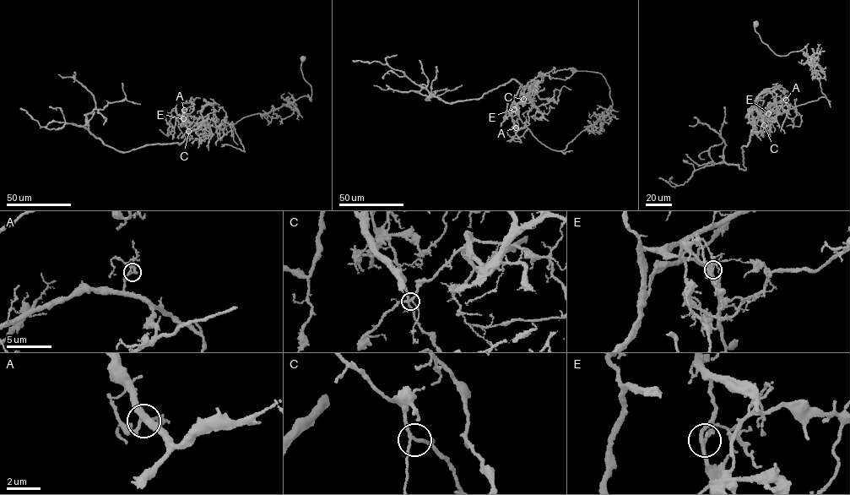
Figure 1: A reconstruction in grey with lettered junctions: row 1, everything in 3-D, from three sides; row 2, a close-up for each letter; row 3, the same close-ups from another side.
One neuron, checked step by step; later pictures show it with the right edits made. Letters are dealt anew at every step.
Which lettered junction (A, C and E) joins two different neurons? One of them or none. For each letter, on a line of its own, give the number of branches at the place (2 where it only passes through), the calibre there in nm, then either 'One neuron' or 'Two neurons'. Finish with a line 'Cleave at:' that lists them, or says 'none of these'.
A: Branches: 3. Thickness 160 nm. One neuron
C: Branches: 3. Thickness 170 nm. One neuron
E: Branches: 3. Thickness 170 nm. Two neurons
Cleave at: E

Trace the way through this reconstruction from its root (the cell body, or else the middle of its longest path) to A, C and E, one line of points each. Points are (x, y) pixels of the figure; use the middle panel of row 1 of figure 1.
A: (573, 69), (600, 73), (609, 87), (612, 104), (597, 122), (560, 151), (538, 141), (526, 127), (516, 127)
C: (573, 69), (601, 74), (612, 104), (564, 150), (545, 146), (522, 122), (510, 100), (526, 86), (523, 99)
E: (573, 69), (601, 74), (609, 87), (612, 104), (564, 150), (551, 149), (538, 141), (514, 108)

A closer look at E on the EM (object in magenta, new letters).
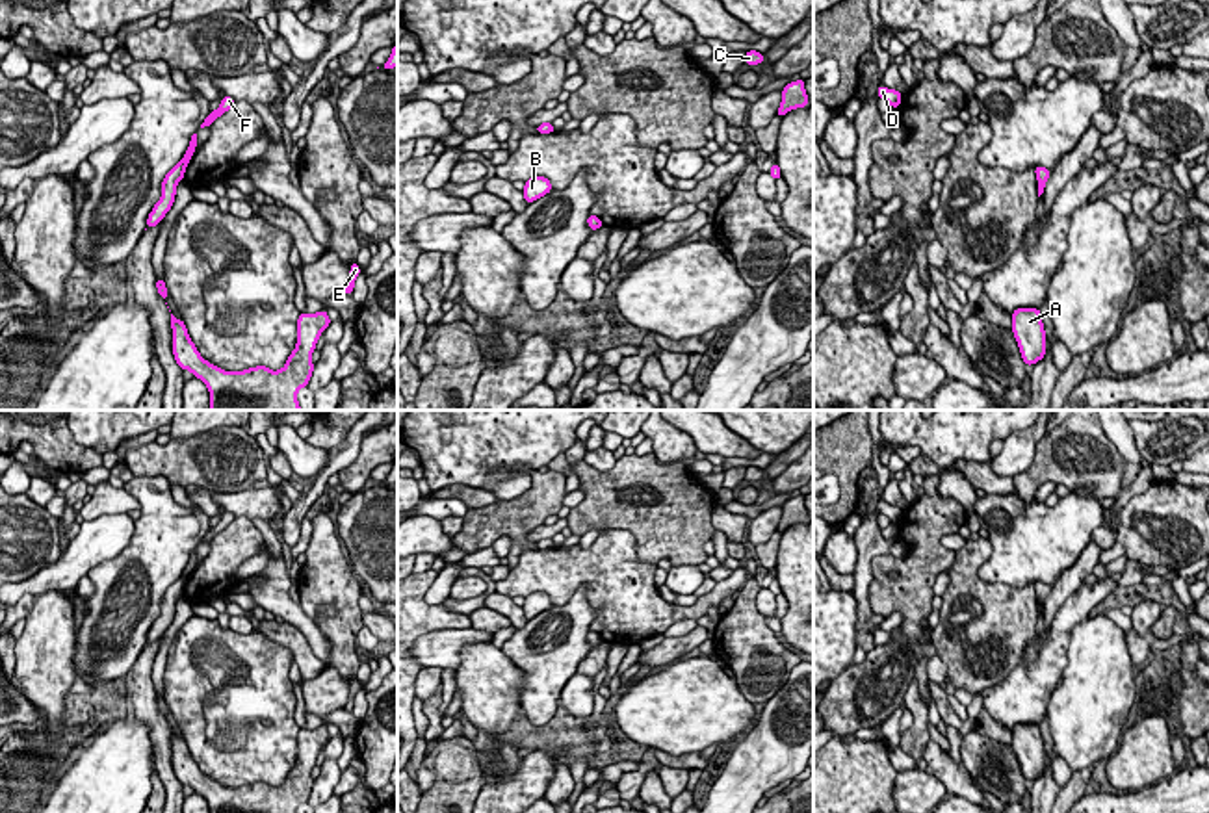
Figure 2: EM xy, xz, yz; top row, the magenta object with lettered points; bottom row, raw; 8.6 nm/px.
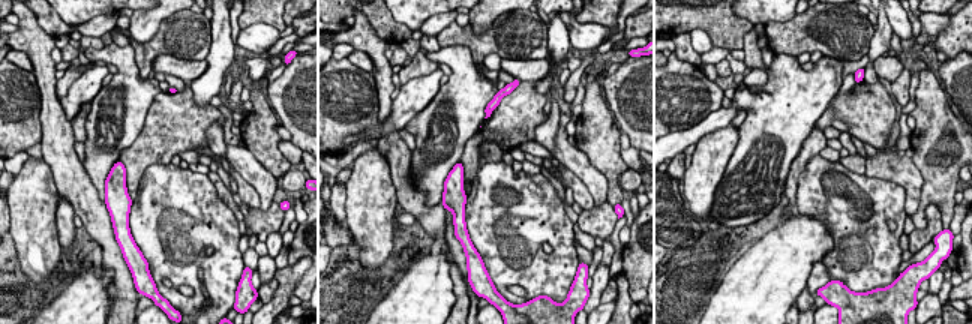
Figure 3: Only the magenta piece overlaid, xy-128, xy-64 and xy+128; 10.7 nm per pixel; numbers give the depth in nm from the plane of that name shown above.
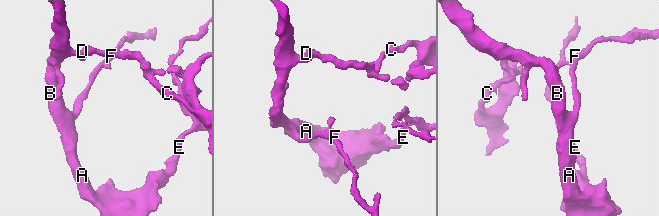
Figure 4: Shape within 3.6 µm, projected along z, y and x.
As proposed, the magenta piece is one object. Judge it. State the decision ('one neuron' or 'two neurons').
two neurons

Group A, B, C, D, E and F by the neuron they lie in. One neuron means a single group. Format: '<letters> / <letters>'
A B C D E / F

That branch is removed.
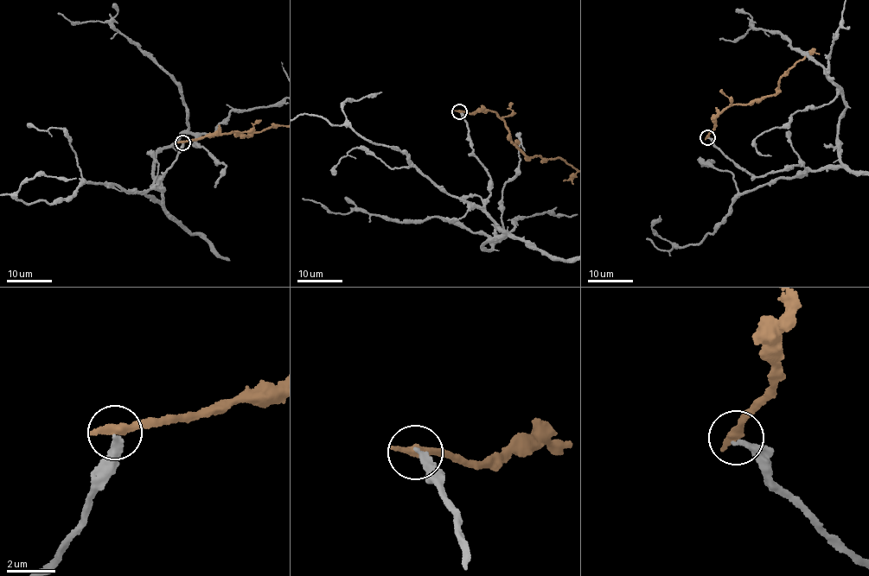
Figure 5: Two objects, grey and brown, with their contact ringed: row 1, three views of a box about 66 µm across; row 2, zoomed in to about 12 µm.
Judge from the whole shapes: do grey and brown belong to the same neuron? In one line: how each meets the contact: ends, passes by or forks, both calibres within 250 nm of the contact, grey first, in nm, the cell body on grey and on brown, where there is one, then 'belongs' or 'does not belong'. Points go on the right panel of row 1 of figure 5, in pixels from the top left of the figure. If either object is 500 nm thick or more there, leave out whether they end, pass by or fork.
grey ends; brown ends; calibres 300 and 440 nm; soma grey none; soma brown none; does not belong

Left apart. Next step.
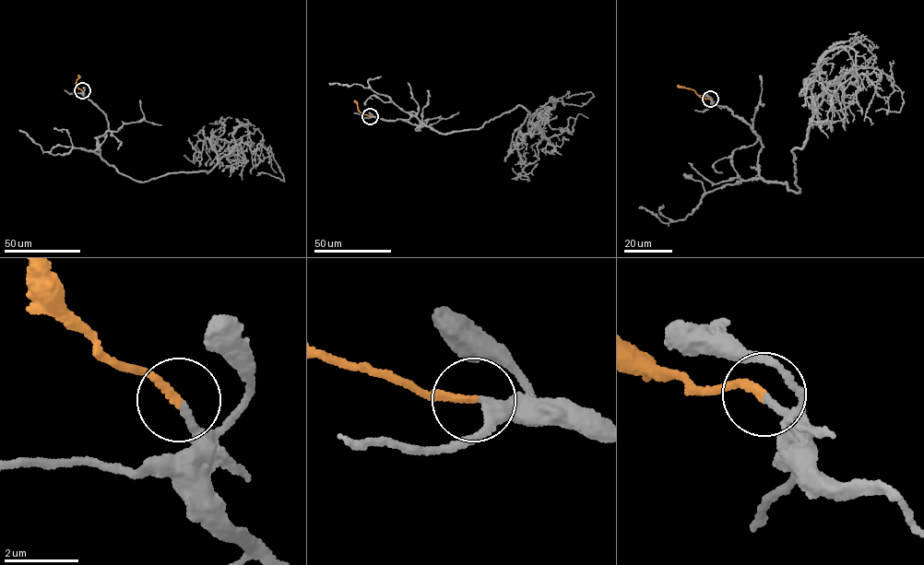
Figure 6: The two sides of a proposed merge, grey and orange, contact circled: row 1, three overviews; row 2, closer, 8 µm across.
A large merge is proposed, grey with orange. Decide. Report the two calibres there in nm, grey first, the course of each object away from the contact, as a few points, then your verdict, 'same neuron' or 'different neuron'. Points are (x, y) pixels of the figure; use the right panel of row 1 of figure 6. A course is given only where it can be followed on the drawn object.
200 nm thick on the grey side, 200 nm on the other; grey runs (709, 99), (788, 190), (806, 79), (833, 97), (812, 128); orange runs (709, 99), (703, 98), (693, 89), (677, 86); same neuron

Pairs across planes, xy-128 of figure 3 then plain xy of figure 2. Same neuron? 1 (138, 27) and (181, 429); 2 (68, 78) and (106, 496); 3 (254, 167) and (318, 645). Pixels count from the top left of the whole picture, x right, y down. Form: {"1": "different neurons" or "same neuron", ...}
{"1": "same neuron", "2": "same neuron", "3": "same neuron"}

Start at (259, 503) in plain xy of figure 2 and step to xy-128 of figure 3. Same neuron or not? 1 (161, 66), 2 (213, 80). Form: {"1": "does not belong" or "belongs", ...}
{"1": "belongs", "2": "does not belong"}

